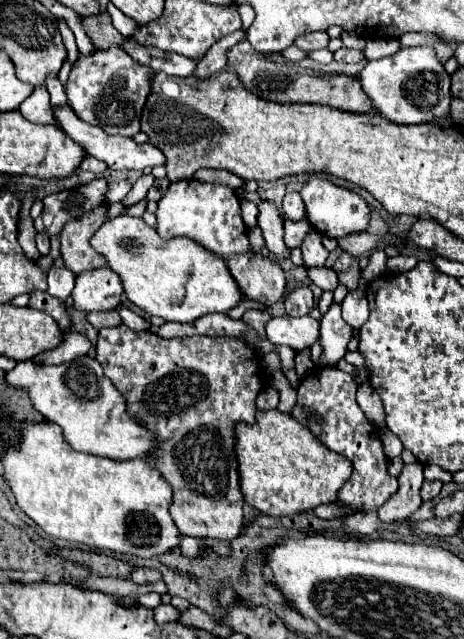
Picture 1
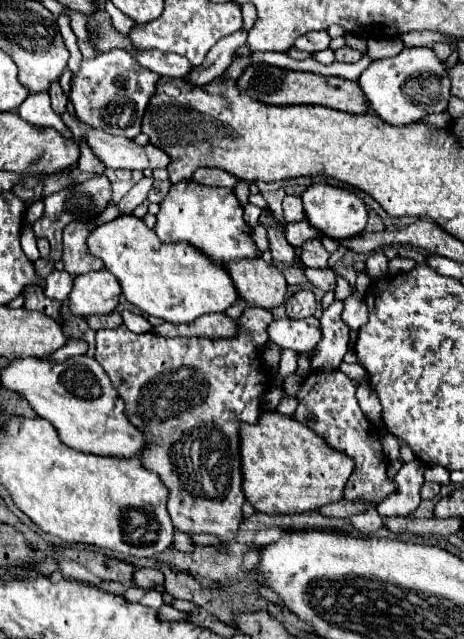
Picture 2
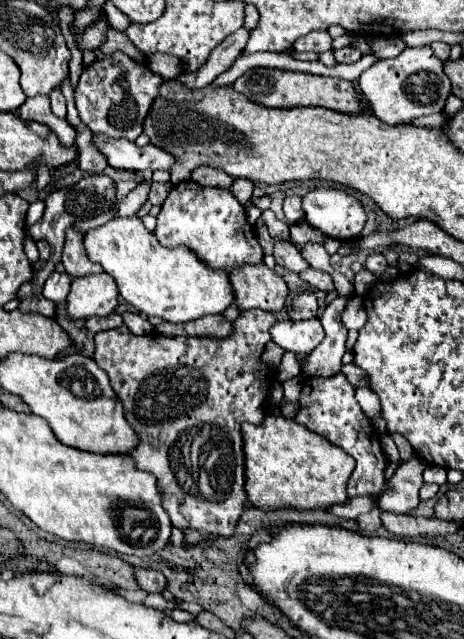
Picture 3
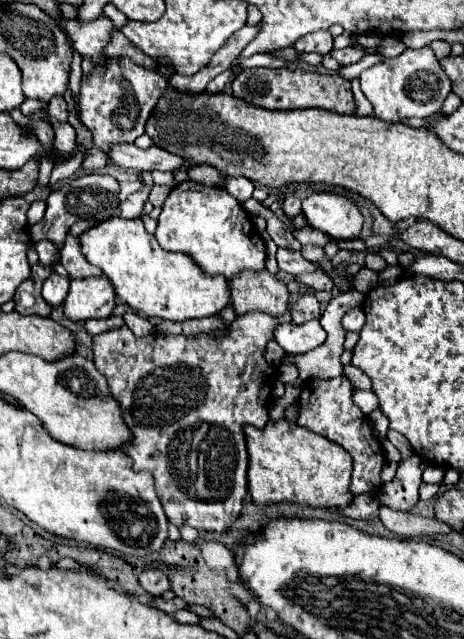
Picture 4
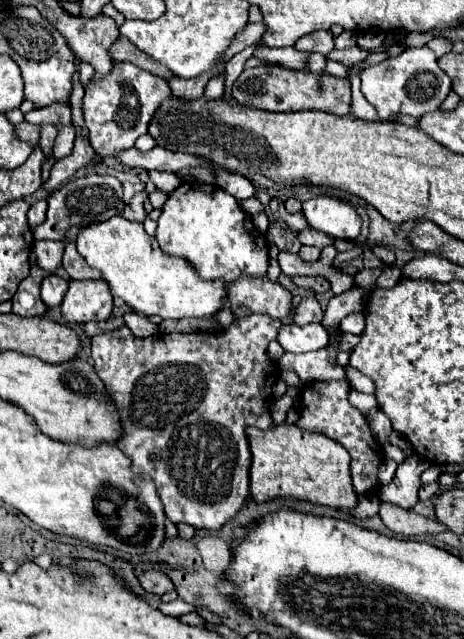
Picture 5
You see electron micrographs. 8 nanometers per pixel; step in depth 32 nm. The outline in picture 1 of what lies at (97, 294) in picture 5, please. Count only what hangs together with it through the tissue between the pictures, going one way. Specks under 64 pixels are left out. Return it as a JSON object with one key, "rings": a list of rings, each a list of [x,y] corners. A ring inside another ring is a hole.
{"rings":[[[108,266],[96,268],[92,272],[80,272],[76,276],[76,286],[72,292],[74,306],[80,312],[98,312],[98,310],[114,310],[120,304],[124,288],[120,278],[110,272]]]}

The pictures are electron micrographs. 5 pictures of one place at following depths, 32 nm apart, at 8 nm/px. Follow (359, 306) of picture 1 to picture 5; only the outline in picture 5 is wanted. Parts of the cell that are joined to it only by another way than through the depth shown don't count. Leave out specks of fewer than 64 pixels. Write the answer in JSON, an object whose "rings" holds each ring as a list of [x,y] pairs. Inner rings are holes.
{"rings":[[[362,312],[348,314],[348,316],[340,322],[340,328],[342,328],[342,332],[362,334],[362,330],[364,330],[364,314],[362,314]]]}

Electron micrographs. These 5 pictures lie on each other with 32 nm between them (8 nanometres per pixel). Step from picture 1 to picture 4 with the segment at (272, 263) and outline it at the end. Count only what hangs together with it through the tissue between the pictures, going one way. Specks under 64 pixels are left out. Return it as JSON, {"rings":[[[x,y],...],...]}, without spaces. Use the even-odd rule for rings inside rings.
{"rings":[[[266,268],[264,272],[240,272],[230,280],[232,306],[238,316],[250,310],[262,310],[272,316],[280,316],[288,310],[288,288],[286,284],[272,276]]]}

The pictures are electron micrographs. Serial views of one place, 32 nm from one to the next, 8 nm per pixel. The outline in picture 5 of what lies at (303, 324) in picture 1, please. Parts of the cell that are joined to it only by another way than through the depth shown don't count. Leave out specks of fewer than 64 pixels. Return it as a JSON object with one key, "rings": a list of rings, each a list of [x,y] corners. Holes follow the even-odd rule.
{"rings":[[[284,324],[276,340],[286,352],[302,354],[324,348],[328,344],[328,332],[322,324],[306,324],[306,326]]]}

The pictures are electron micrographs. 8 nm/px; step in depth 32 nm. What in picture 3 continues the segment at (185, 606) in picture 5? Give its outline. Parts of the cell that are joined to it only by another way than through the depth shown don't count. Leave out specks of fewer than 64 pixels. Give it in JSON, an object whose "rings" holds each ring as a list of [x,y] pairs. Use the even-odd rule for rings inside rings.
{"rings":[[[148,594],[146,596],[146,600],[144,600],[144,604],[146,606],[152,606],[152,608],[156,608],[156,610],[164,610],[164,608],[174,608],[176,606],[176,602],[166,602],[164,598],[162,598],[162,594]]]}

